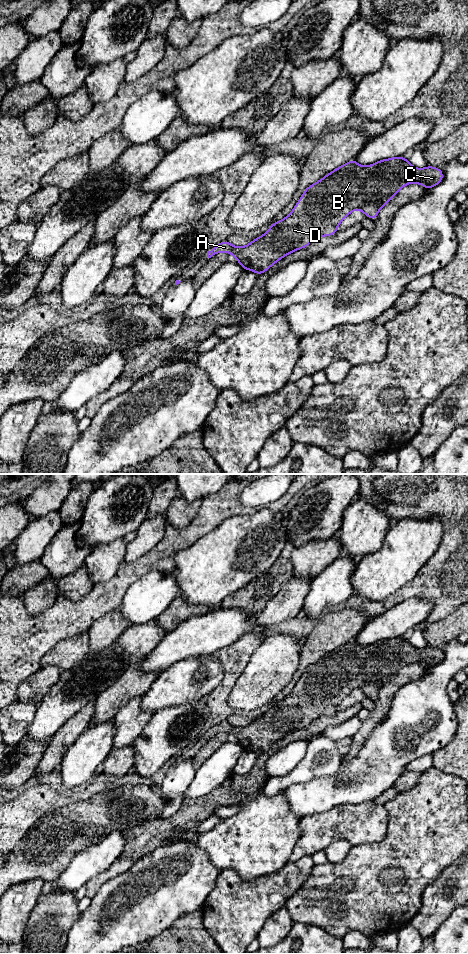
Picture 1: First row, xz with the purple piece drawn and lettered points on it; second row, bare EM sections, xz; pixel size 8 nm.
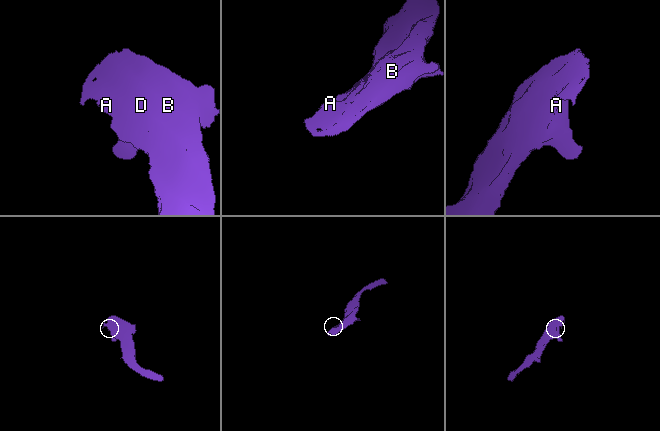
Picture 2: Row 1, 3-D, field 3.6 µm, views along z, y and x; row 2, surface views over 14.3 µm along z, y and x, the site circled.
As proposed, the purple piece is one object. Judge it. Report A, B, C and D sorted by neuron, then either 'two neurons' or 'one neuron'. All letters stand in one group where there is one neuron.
groups A B C D; one neuron

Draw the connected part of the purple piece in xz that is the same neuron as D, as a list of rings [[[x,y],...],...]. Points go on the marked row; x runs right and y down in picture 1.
[[[403,156],[379,160],[368,166],[361,166],[353,159],[308,186],[291,213],[272,223],[262,236],[243,247],[233,246],[225,240],[207,251],[207,257],[211,258],[220,252],[230,253],[243,270],[260,275],[286,255],[307,247],[317,238],[334,235],[339,224],[352,211],[359,209],[366,217],[375,220],[380,209],[405,185],[418,183],[428,190],[442,180],[443,170],[430,165],[422,169],[415,168]]]

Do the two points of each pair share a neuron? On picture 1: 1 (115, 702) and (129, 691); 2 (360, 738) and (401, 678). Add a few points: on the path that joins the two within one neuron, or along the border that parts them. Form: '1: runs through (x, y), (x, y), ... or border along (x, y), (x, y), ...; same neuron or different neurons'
1: runs through (118, 699), (126, 691); same neuron
2: runs through (370, 723), (380, 711), (386, 693); same neuron

